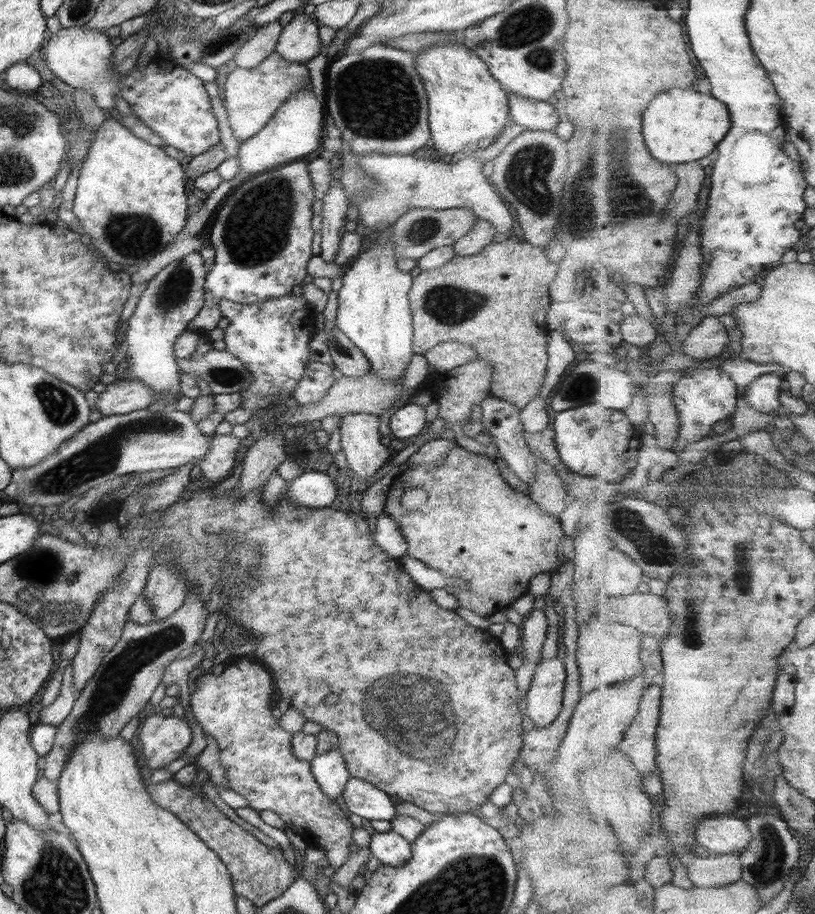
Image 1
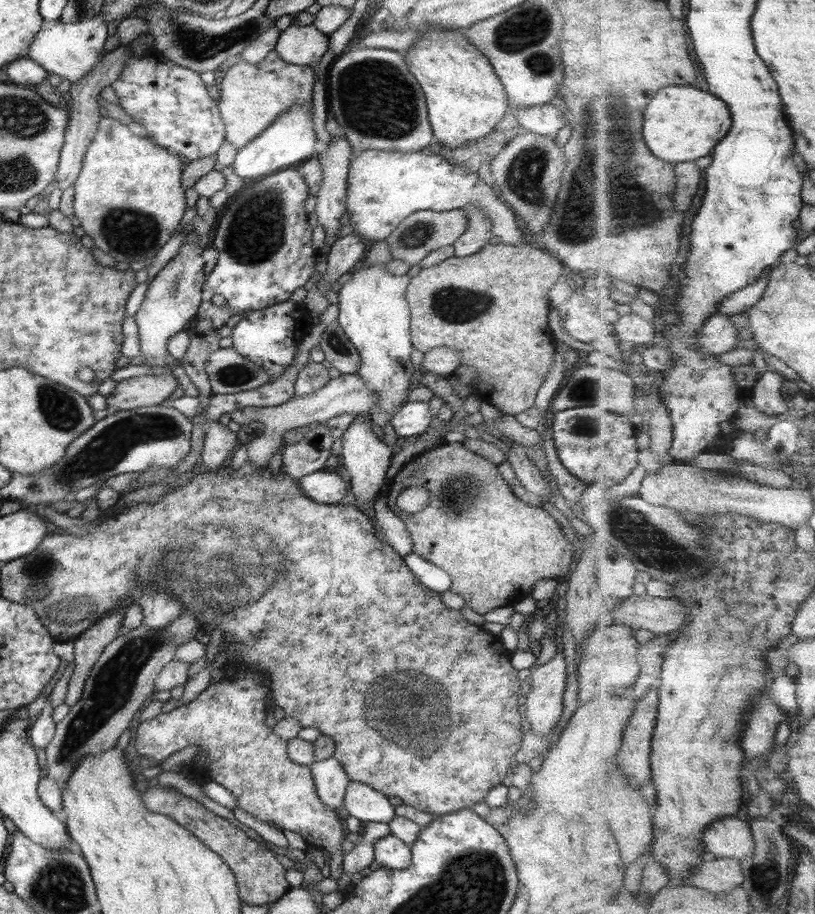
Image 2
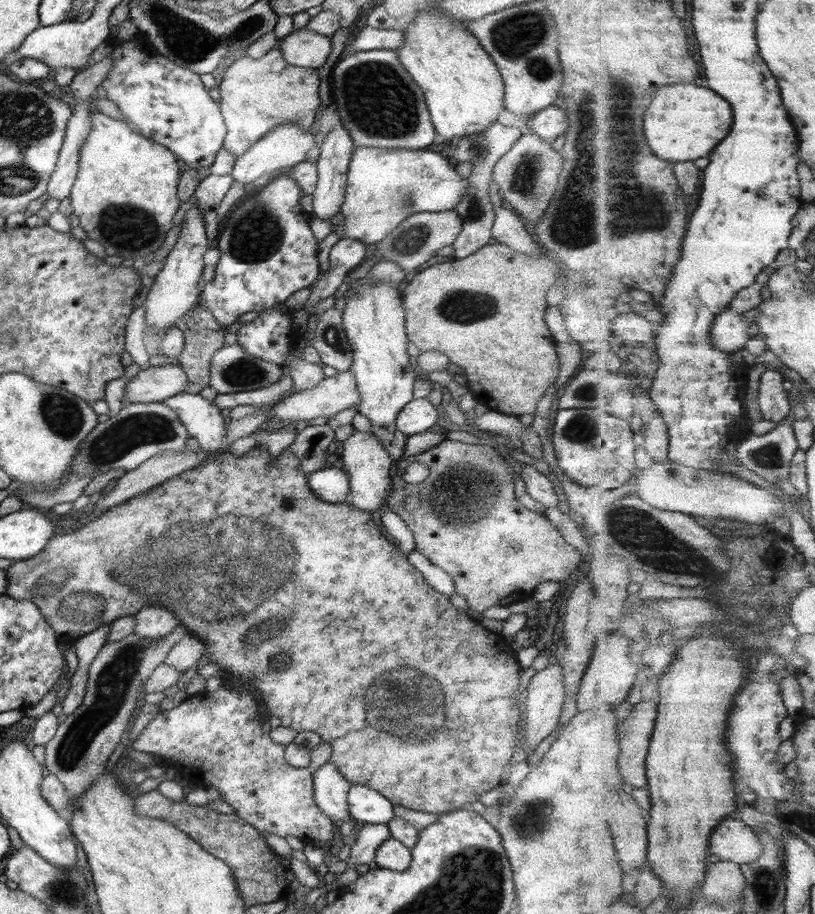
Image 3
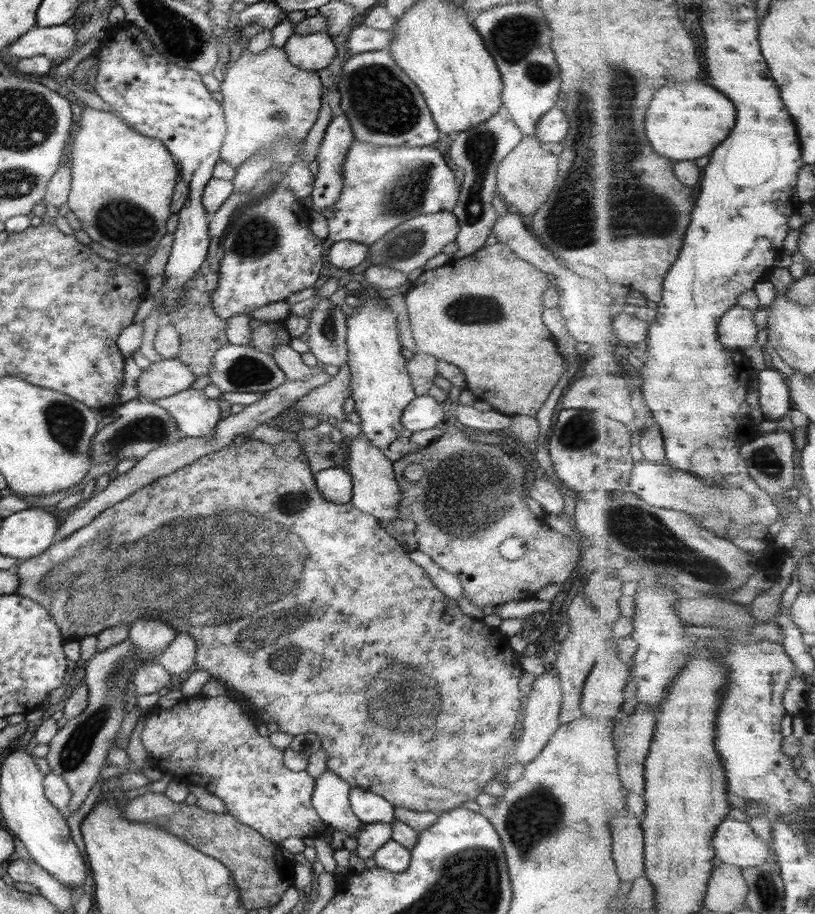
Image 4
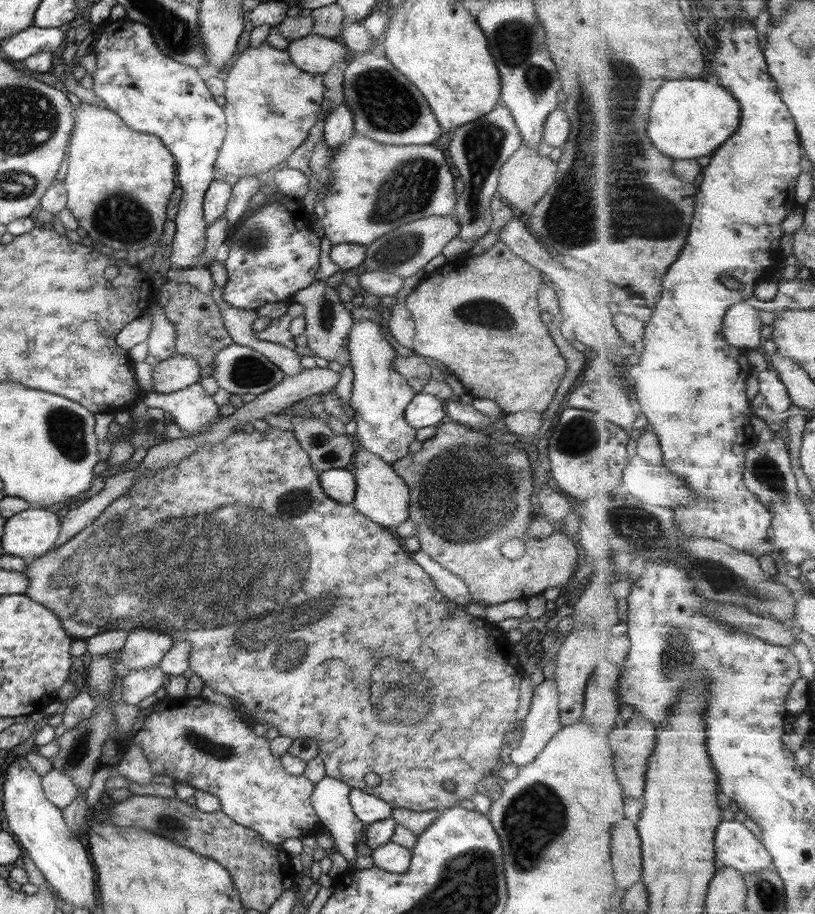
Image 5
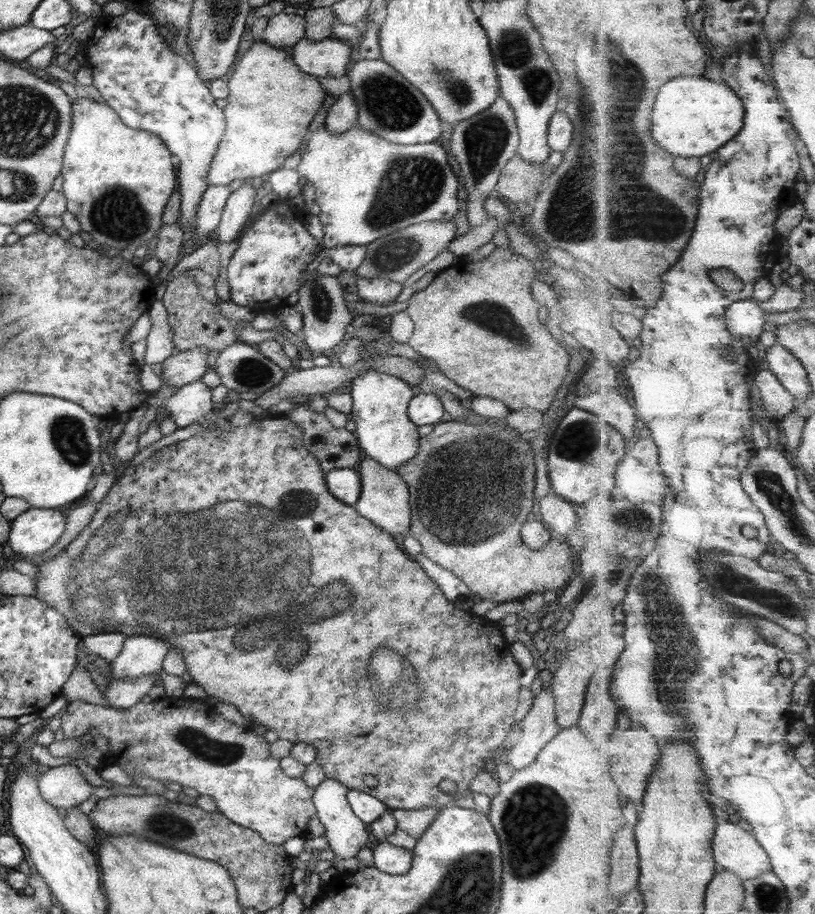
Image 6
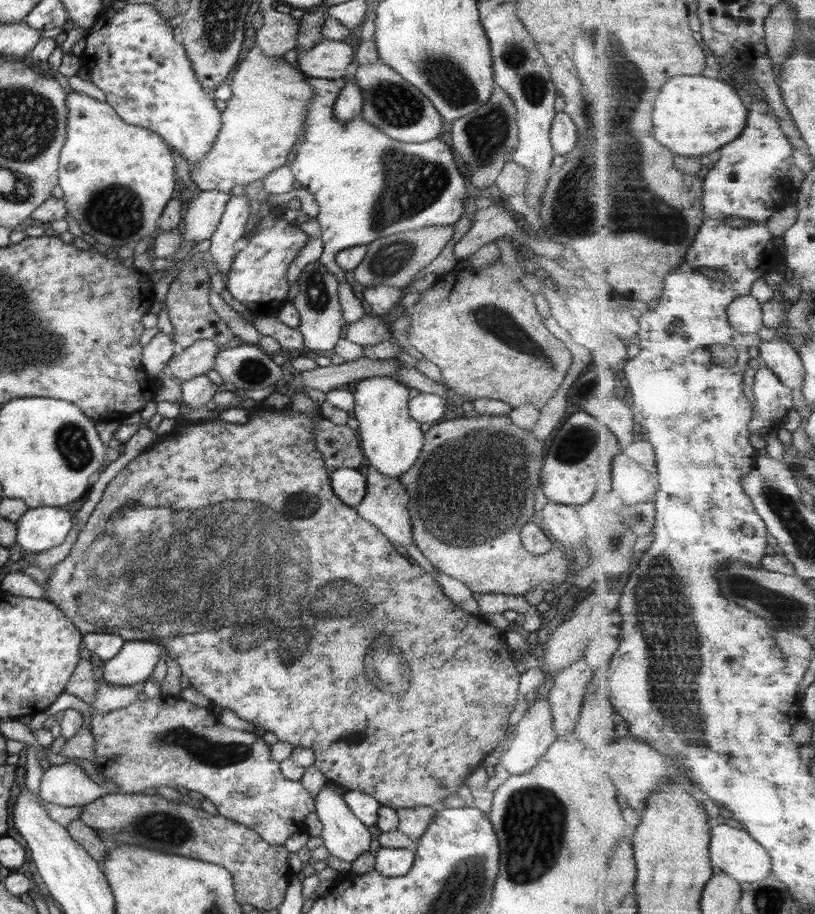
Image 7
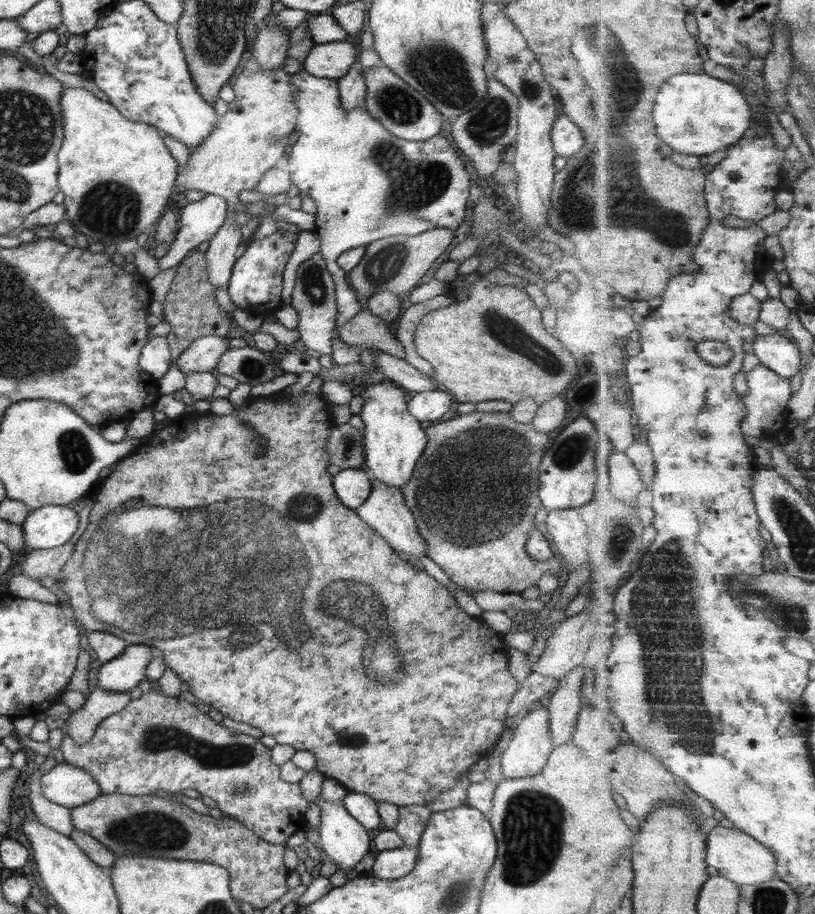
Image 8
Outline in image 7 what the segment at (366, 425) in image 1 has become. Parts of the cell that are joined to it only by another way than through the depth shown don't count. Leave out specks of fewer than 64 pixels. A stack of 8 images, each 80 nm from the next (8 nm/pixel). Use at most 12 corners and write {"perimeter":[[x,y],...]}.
{"perimeter":[[367,466],[355,512],[389,540],[413,543],[406,490]]}

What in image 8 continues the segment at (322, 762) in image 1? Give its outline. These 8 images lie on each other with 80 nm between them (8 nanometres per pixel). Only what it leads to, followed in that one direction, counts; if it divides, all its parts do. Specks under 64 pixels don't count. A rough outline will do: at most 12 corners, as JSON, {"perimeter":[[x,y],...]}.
{"perimeter":[[317,799],[323,859],[350,877],[367,830],[340,802]]}

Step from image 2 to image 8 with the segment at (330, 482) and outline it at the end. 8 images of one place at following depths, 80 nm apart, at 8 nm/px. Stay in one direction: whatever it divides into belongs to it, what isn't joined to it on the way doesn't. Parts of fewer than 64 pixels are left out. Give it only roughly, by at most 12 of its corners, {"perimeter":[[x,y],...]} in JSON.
{"perimeter":[[347,468],[332,475],[335,496],[351,510],[370,493],[371,478]]}

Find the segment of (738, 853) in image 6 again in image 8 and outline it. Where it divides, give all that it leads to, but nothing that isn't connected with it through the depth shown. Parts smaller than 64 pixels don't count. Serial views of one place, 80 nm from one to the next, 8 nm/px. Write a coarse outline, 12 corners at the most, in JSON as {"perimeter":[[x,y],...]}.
{"perimeter":[[716,825],[707,837],[708,866],[740,888],[778,878],[766,845]]}

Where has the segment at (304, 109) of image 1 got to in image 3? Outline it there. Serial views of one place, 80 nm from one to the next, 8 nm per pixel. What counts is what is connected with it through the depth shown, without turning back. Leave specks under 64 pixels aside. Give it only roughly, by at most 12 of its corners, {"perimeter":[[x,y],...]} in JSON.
{"perimeter":[[276,126],[236,156],[230,175],[250,188],[261,174],[298,165],[313,135]]}

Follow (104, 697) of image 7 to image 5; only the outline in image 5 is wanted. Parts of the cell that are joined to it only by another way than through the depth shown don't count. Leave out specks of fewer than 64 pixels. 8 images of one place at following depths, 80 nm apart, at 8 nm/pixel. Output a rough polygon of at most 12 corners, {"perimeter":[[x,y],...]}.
{"perimeter":[[158,666],[121,679],[125,704],[137,704],[165,682]]}

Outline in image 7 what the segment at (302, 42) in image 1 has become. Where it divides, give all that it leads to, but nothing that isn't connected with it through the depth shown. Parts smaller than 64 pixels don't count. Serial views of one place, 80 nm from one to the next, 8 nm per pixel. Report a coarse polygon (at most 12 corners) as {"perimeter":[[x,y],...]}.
{"perimeter":[[323,40],[299,50],[307,77],[341,81],[354,52]]}

